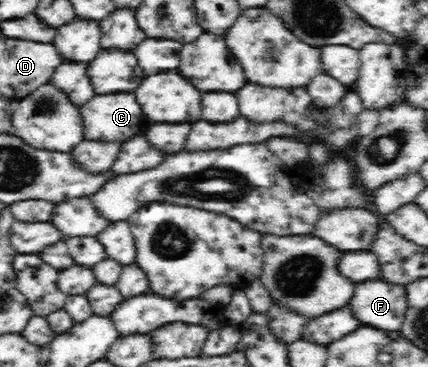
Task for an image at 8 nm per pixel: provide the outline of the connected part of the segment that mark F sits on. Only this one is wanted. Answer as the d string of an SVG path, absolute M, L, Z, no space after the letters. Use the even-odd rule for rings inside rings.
M381 281L357 283L351 309L363 326L400 331L403 315L408 311L409 295L403 285Z

